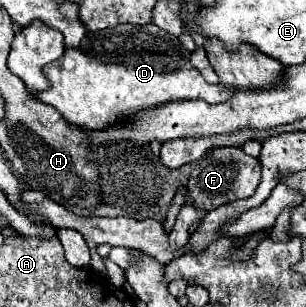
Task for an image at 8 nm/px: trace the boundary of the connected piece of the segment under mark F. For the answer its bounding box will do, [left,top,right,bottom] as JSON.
[186,147,260,213]

